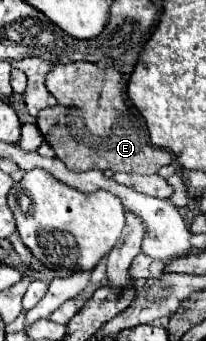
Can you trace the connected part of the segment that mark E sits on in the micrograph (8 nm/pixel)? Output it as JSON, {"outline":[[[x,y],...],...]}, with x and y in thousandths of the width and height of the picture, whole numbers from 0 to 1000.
{"outline":[[[413,179],[335,191],[277,185],[228,220],[228,261],[277,290],[277,308],[238,331],[189,326],[180,372],[345,501],[529,496],[743,513],[840,472],[820,443],[733,425],[694,349],[626,320],[568,202],[481,202]]]}

